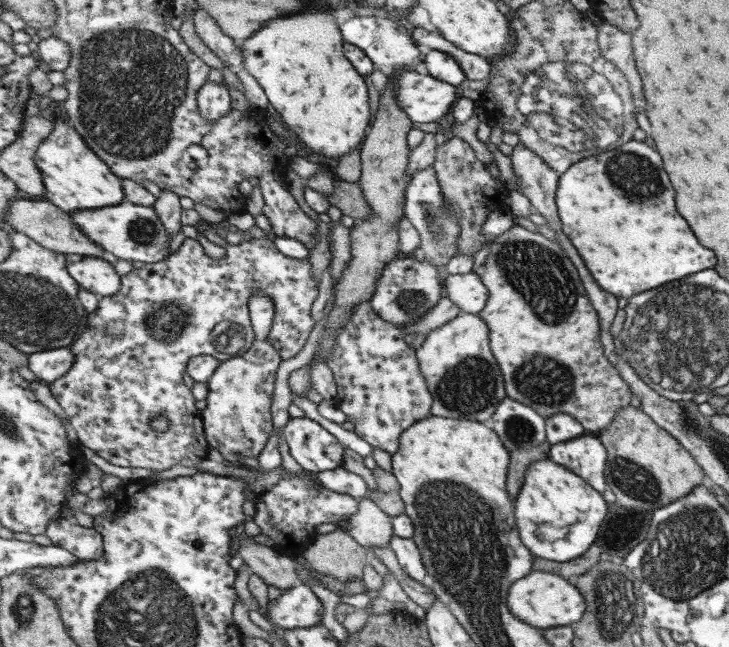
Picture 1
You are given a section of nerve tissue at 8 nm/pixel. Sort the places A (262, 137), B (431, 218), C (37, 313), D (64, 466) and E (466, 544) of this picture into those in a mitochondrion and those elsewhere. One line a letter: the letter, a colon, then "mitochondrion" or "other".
A: other
B: mitochondrion
C: mitochondrion
D: other
E: mitochondrion

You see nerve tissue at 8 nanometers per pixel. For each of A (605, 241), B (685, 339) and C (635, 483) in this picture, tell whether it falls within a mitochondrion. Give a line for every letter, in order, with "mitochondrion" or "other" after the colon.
A: other
B: mitochondrion
C: mitochondrion

